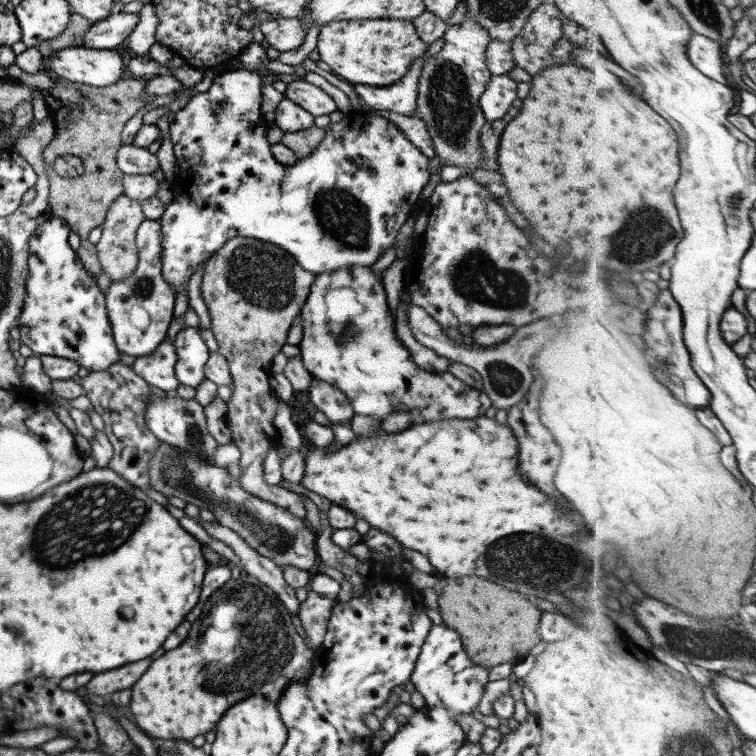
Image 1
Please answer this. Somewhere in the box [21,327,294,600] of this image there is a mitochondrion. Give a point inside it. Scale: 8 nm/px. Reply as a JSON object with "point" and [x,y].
{"point":[55,546]}

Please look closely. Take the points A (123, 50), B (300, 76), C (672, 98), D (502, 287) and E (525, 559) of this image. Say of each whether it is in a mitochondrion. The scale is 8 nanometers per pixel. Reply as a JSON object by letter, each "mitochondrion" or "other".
{"A":"other","B":"other","C":"other","D":"mitochondrion","E":"mitochondrion"}

